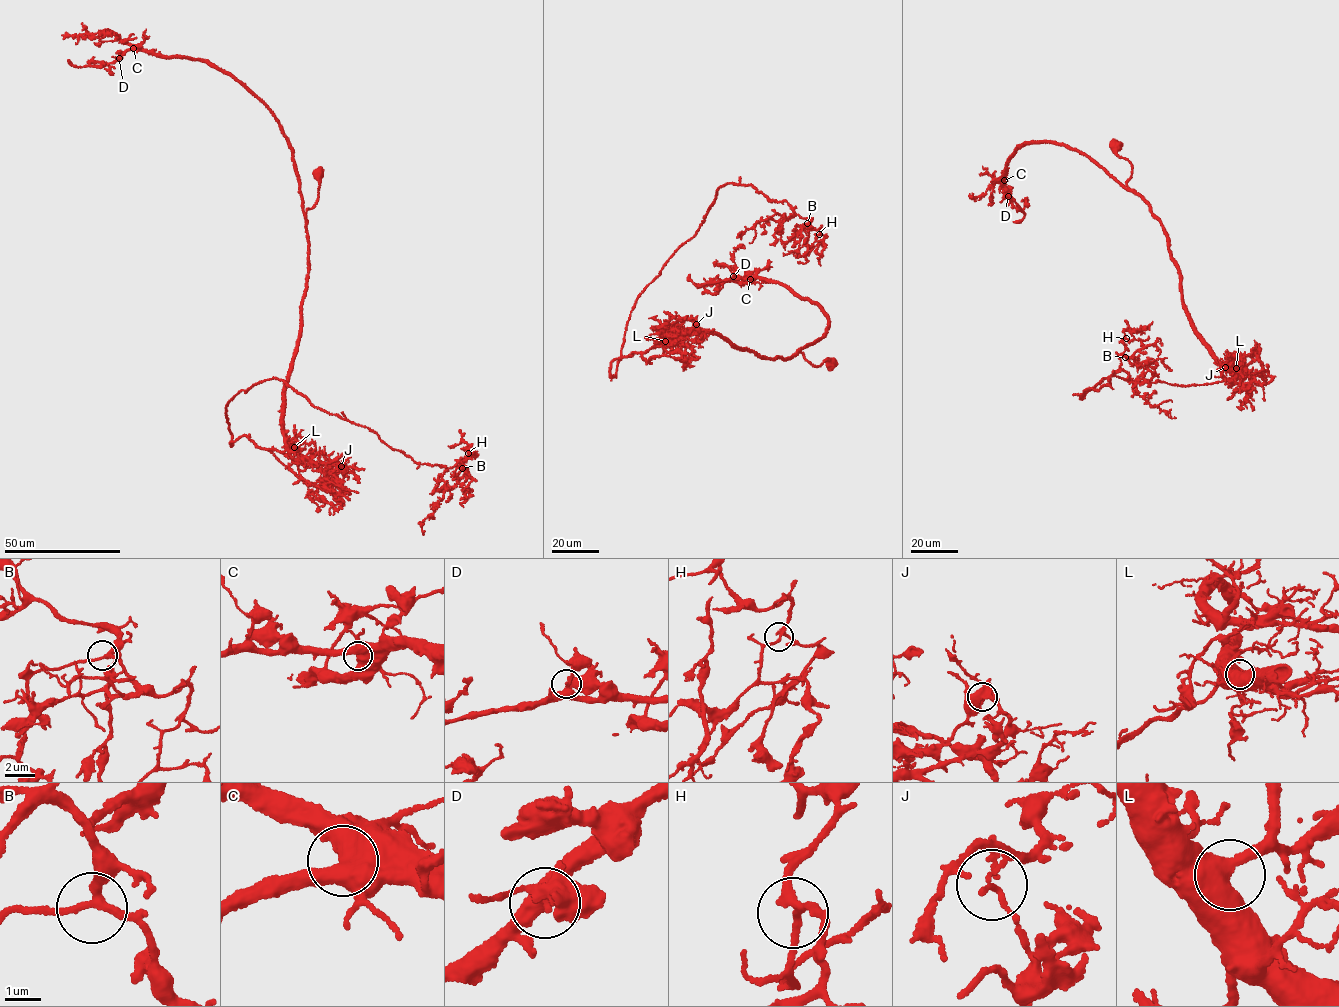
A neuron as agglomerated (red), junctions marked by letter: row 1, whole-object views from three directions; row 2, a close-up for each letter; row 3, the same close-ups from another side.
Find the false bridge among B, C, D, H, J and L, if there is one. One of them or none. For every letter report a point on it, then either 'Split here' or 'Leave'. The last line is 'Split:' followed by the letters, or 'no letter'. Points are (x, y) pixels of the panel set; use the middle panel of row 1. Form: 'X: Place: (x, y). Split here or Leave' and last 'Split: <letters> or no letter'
B: Place: (807, 223). Leave
C: Place: (750, 279). Leave
D: Place: (733, 276). Leave
H: Place: (819, 234). Leave
J: Place: (696, 324). Split here
L: Place: (665, 341). Leave
Split: J

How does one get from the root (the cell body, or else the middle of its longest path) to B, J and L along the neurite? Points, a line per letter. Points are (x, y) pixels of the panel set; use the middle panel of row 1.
B: (831, 364), (684, 328), (610, 372), (635, 301), (719, 187), (750, 184), (807, 223)
J: (831, 364), (815, 366), (800, 351), (760, 356), (695, 327), (672, 329), (663, 340), (698, 332), (696, 325)
L: (831, 364), (815, 366), (800, 351), (760, 356), (695, 327), (671, 330), (665, 341)

